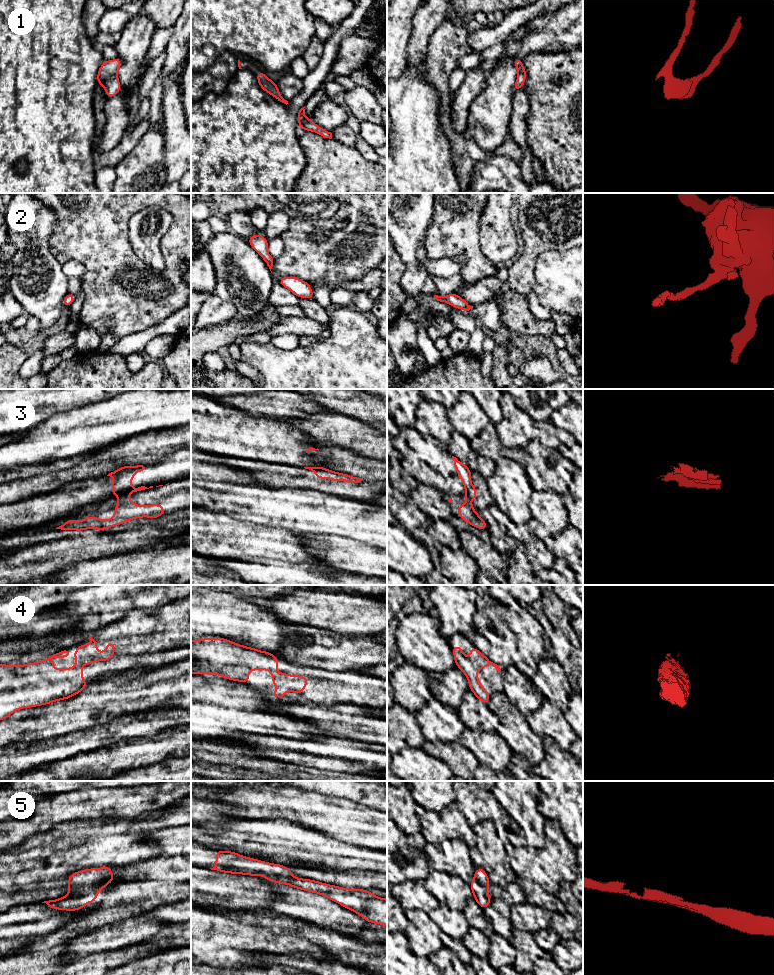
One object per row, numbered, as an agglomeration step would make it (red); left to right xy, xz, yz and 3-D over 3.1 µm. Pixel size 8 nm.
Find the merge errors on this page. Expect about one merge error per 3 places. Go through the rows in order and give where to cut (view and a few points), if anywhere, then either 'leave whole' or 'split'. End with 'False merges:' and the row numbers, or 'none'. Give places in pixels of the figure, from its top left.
1: no cut; leave whole
2: no cut; leave whole
3: cut in yz along (465, 493), (470, 500); split
4: no cut; leave whole
5: no cut; leave whole
False merges: 3

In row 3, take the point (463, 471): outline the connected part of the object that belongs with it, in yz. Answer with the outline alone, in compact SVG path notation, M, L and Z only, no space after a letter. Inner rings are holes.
M452 456L452 459L454 461L454 466L457 470L457 474L463 482L467 496L470 500L474 500L477 497L477 489L471 483L472 471L469 469L468 466L464 465L456 457Z

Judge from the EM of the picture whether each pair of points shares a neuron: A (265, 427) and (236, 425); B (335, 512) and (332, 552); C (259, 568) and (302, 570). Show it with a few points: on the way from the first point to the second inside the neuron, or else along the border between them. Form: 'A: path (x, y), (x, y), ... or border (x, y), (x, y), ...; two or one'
A: path (258, 427), (243, 427); one
B: border (310, 532), (338, 535), (356, 540); two
C: path (270, 570), (291, 570); one

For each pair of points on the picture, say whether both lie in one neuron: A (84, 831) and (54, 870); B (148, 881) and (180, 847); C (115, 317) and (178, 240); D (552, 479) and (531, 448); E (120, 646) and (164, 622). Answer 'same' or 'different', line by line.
A: same
B: same
C: same
D: same
E: same

